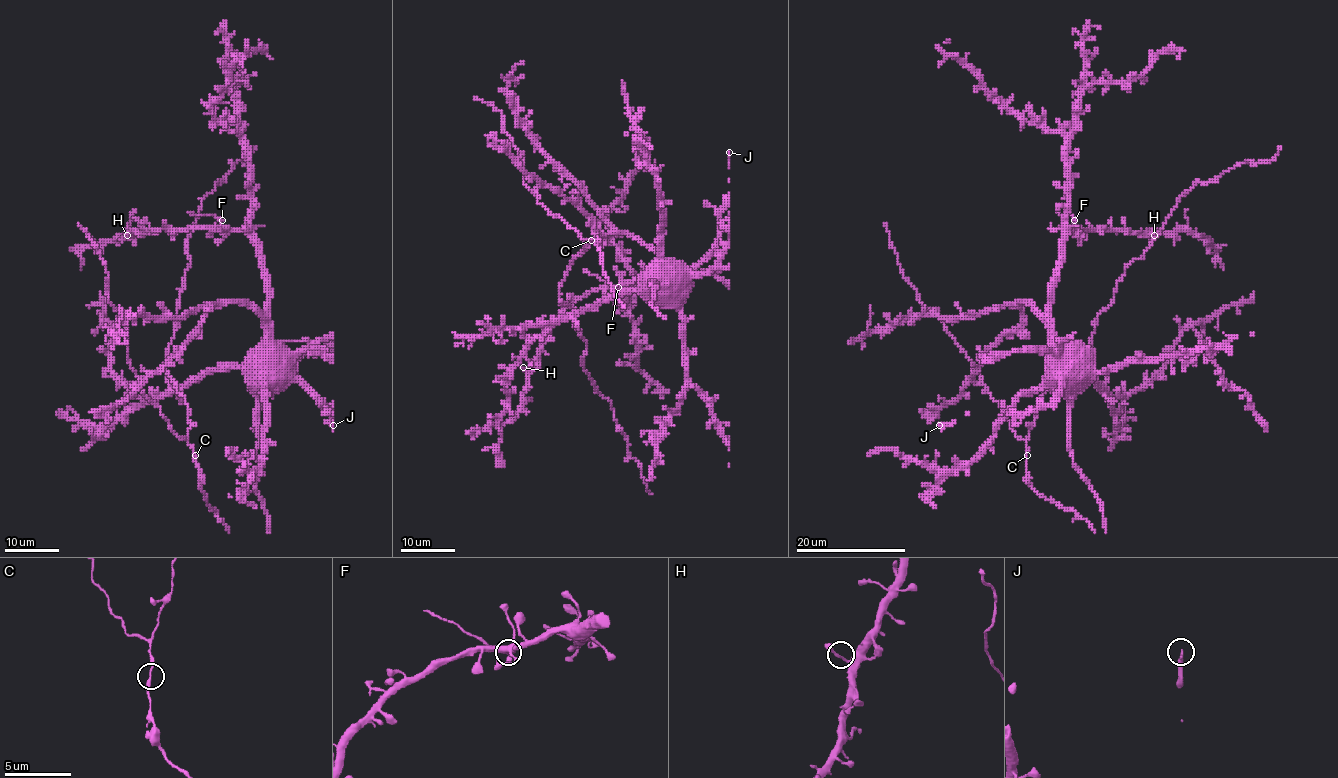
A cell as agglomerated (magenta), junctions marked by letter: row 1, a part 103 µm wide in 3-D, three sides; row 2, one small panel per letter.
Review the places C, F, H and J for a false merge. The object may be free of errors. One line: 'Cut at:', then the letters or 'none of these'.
Cut at: F

